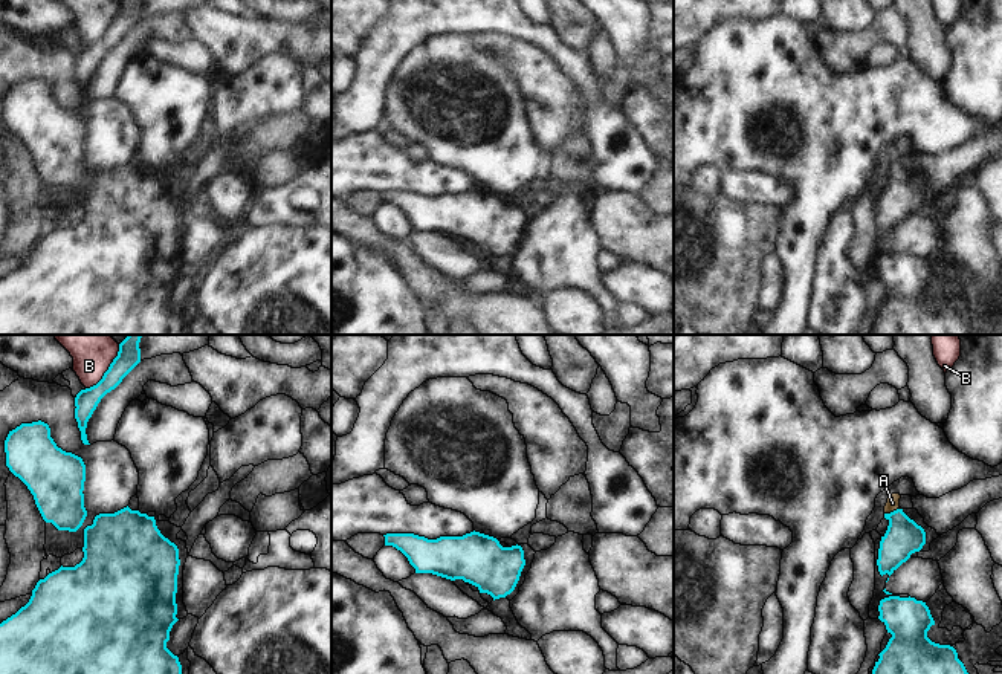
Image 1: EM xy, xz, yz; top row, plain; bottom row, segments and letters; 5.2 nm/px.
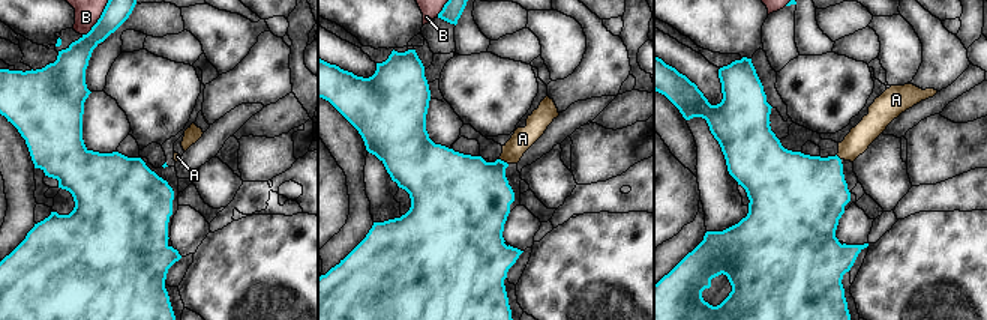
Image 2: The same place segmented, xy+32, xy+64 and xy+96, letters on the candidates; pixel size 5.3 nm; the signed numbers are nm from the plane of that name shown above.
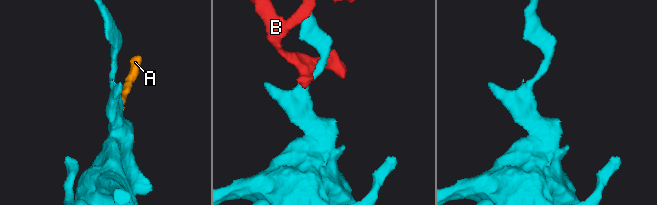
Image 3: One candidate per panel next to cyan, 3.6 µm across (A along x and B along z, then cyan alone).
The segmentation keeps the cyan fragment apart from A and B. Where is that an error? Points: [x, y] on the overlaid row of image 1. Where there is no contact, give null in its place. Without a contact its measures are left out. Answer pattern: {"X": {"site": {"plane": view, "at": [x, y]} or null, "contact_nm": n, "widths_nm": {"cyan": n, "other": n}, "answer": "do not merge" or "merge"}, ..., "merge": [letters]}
{"A": {"site": {"plane": "yz", "at": [894, 511]}, "contact_nm": 90, "widths_nm": {"cyan": 190, "other": 70}, "answer": "merge"}, "B": {"site": {"plane": "xy", "at": [109, 369]}, "contact_nm": 300, "widths_nm": {"cyan": 120, "other": 260}, "answer": "do not merge"}, "merge": ["A"]}

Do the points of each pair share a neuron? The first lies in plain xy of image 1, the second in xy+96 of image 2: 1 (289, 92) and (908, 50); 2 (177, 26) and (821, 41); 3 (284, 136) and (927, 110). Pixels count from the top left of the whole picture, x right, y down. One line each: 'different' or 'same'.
1: different
2: different
3: different

